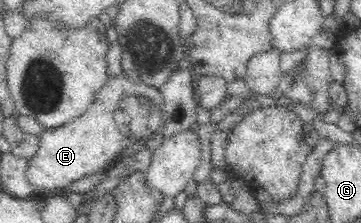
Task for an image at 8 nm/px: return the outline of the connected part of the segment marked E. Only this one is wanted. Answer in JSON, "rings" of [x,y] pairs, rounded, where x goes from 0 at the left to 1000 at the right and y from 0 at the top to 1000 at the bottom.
{"rings":[[[343,318],[343,332],[296,350],[266,417],[260,457],[233,511],[155,578],[127,578],[111,610],[108,673],[83,709],[75,767],[89,848],[102,852],[97,883],[163,865],[188,825],[269,780],[288,762],[299,726],[321,709],[341,668],[366,659],[385,623],[338,592],[343,574],[349,592],[366,583],[366,556],[355,556],[360,529],[343,538],[343,511],[355,511],[355,493],[332,484],[355,466],[366,439],[393,439],[393,430],[416,439],[421,466],[438,466],[438,484],[454,484],[452,430],[440,399],[399,377],[388,327]]]}

